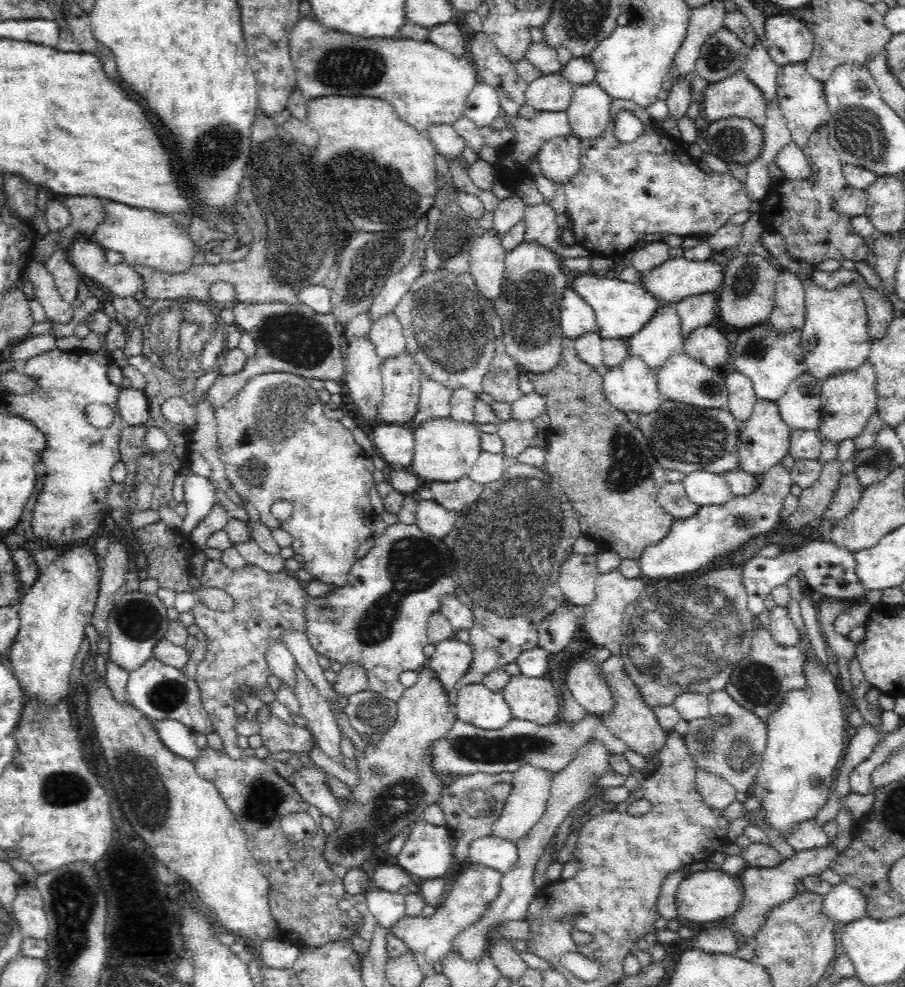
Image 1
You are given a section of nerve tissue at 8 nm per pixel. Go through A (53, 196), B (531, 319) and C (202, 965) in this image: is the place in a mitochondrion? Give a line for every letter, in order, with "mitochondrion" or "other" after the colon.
A: other
B: mitochondrion
C: other

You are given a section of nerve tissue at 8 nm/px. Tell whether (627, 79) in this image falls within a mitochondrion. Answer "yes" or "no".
no

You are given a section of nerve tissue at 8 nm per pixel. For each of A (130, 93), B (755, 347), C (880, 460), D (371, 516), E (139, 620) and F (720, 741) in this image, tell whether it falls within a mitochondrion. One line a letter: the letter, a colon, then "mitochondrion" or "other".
A: other
B: mitochondrion
C: mitochondrion
D: other
E: mitochondrion
F: mitochondrion

